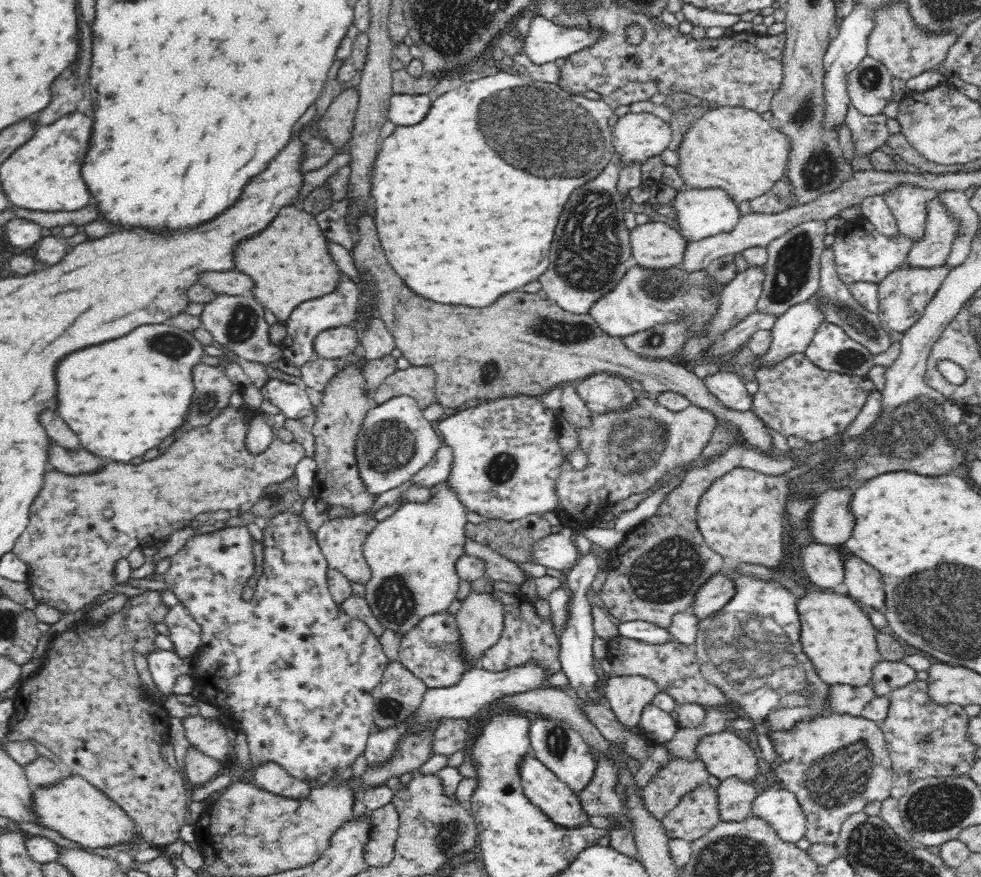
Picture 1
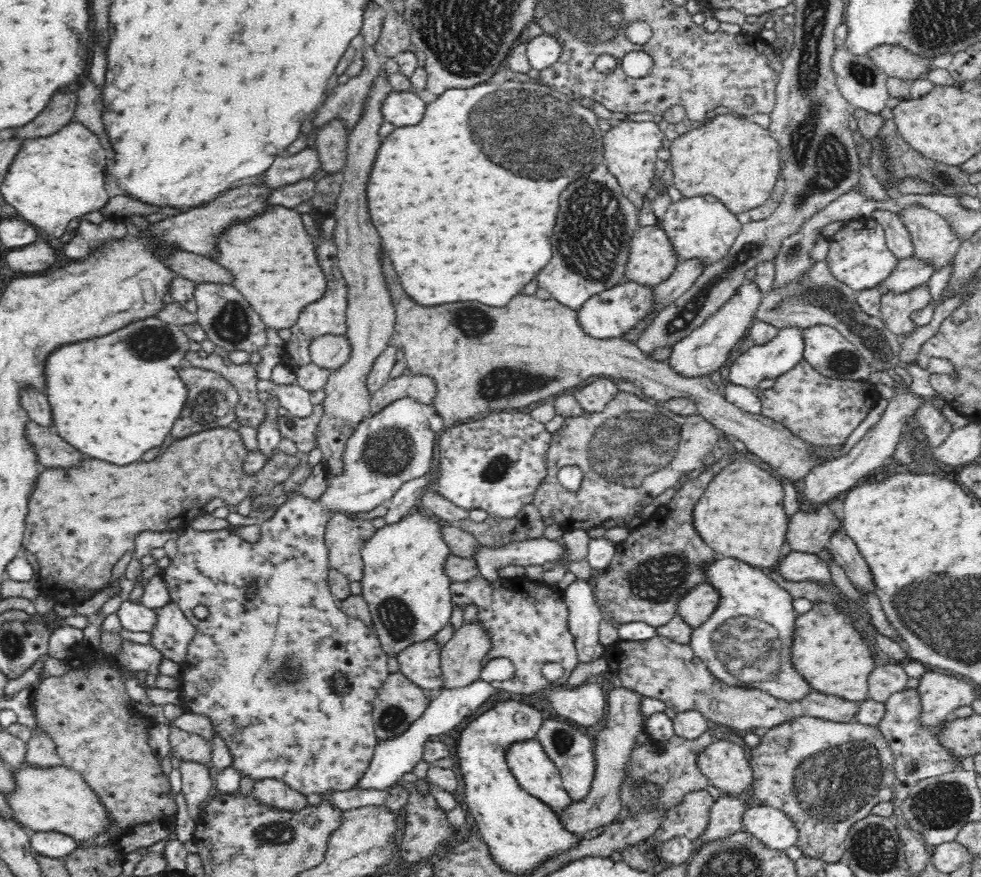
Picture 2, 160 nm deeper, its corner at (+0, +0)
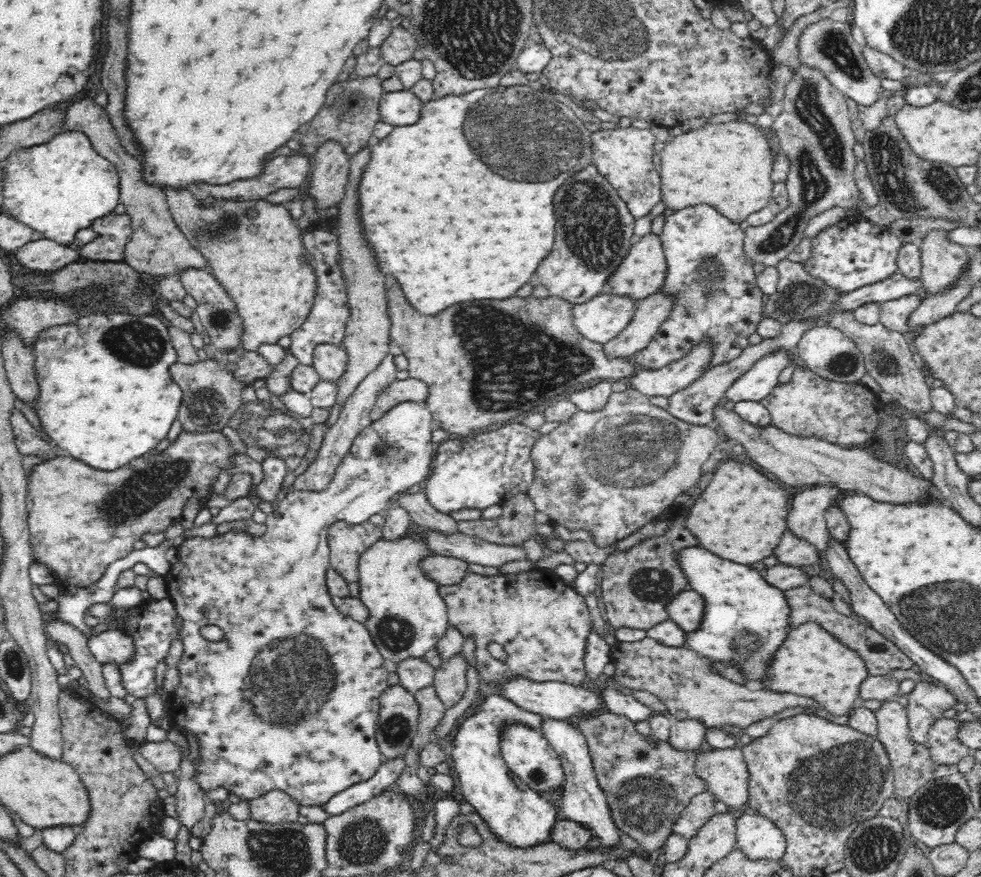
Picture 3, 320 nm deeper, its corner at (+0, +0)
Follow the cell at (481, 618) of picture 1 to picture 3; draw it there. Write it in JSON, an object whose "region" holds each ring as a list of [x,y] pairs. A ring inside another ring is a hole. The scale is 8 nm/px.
{"region":[[[464,650],[448,657],[435,669],[433,686],[447,708],[456,706],[467,690],[468,661]]]}

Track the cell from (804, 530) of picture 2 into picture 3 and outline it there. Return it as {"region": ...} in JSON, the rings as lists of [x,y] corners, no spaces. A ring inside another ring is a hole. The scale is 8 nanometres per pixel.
{"region":[[[787,527],[786,532],[782,534],[778,548],[776,548],[776,556],[778,556],[780,563],[808,566],[810,564],[815,565],[818,562],[820,552],[818,552],[814,543],[798,536],[792,528]]]}

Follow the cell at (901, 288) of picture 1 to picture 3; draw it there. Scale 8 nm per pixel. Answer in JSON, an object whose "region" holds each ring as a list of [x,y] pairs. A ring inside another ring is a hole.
{"region":[[[917,293],[881,302],[879,322],[885,328],[902,335],[910,334],[910,315],[920,306],[923,298]]]}

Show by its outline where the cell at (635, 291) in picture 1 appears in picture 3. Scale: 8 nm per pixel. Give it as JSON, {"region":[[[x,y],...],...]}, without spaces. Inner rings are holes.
{"region":[[[614,292],[573,305],[574,327],[587,340],[605,345],[626,329],[637,307],[630,295]]]}

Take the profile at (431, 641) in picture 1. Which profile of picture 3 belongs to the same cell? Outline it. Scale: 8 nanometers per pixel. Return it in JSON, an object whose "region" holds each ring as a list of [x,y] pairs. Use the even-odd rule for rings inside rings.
{"region":[[[406,657],[393,669],[400,679],[401,686],[412,693],[433,685],[435,680],[435,669],[422,657]]]}

